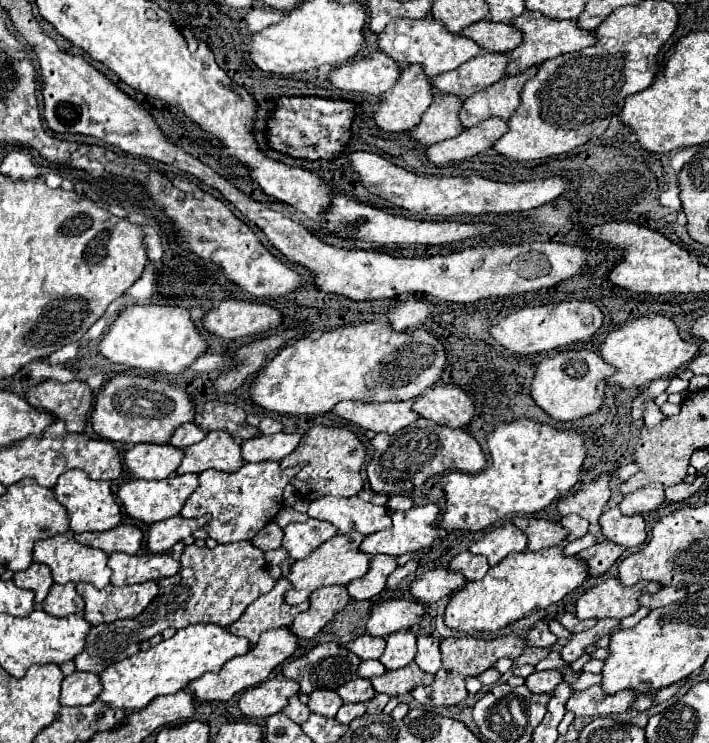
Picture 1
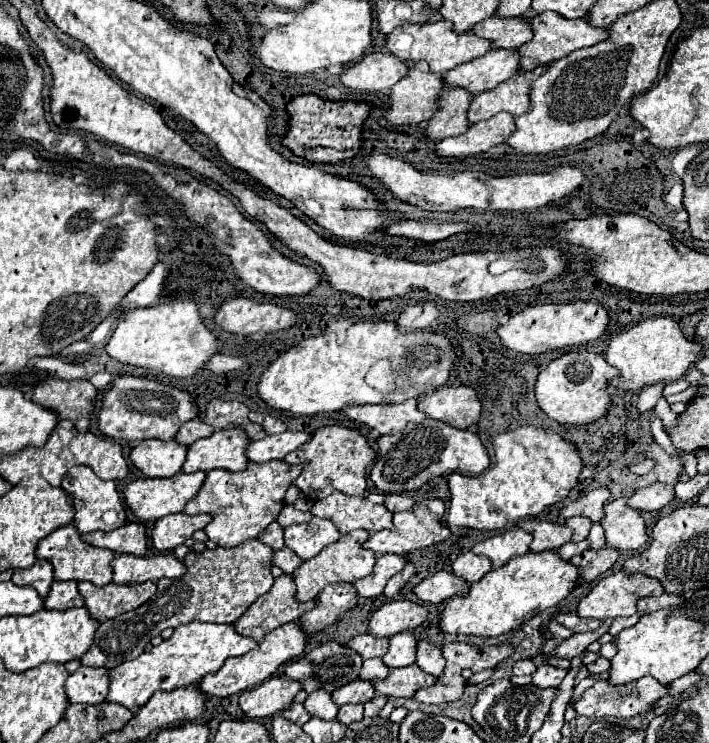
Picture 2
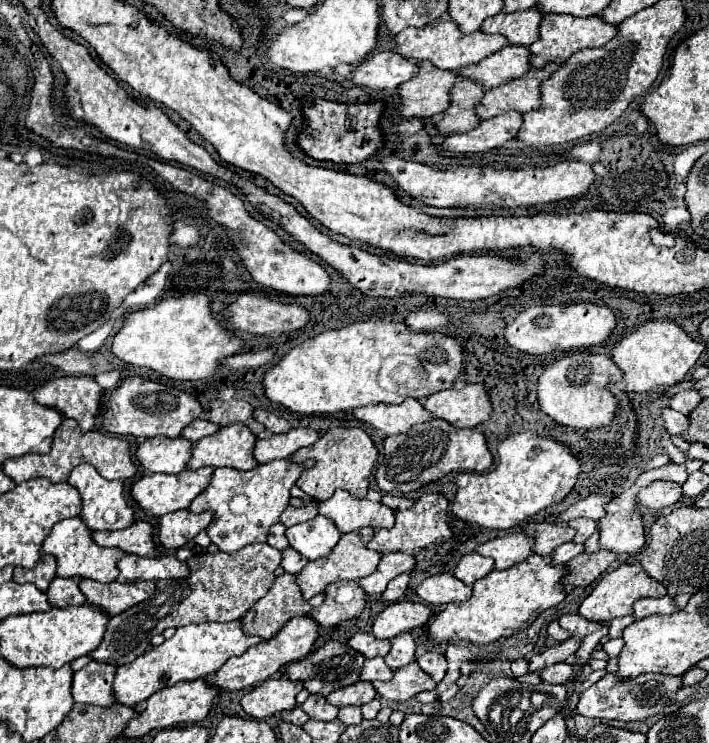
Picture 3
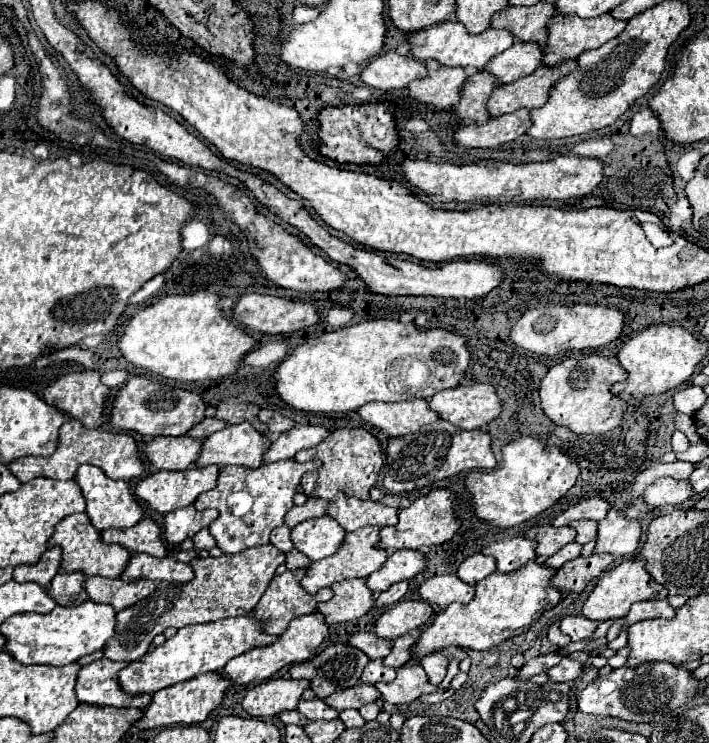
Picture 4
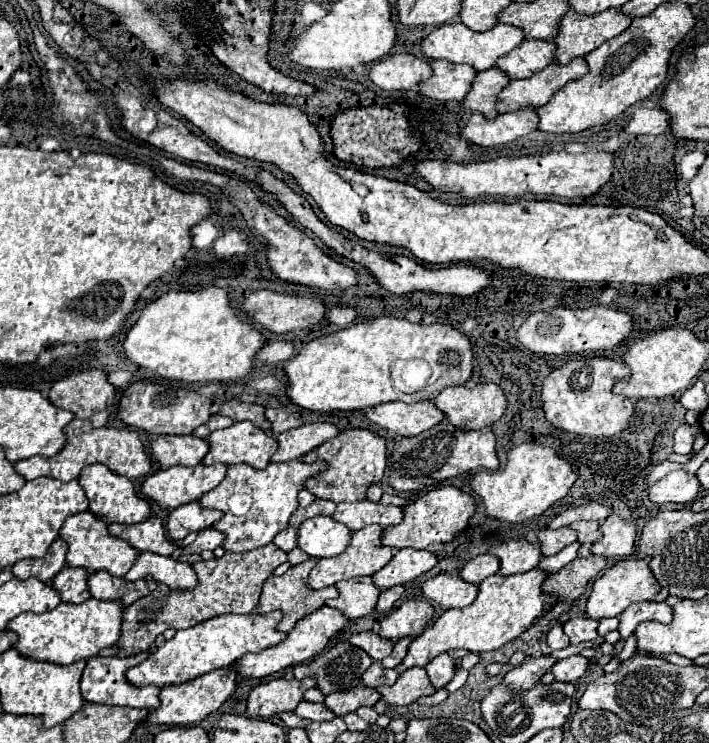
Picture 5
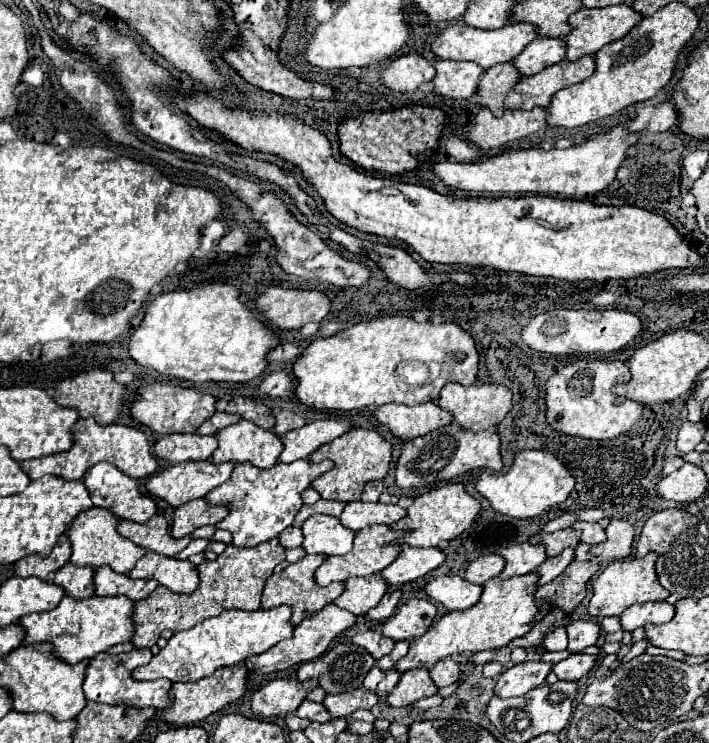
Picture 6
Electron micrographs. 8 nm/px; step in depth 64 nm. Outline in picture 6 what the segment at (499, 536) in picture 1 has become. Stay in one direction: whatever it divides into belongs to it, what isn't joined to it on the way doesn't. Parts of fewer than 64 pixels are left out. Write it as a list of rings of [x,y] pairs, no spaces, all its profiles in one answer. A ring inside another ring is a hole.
[[[528,542],[510,544],[506,548],[500,548],[498,554],[506,560],[506,566],[504,566],[504,572],[500,572],[500,578],[528,574],[536,570],[542,564],[542,560],[546,558],[542,544],[528,544]]]

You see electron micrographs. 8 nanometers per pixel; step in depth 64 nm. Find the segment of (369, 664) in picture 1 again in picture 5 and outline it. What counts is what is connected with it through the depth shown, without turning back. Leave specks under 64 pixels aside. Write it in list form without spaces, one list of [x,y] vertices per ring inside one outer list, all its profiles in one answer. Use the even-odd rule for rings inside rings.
[[[372,662],[370,668],[362,676],[362,682],[370,688],[378,688],[382,684],[386,684],[386,686],[394,684],[396,678],[398,678],[398,670],[388,670],[380,662]]]

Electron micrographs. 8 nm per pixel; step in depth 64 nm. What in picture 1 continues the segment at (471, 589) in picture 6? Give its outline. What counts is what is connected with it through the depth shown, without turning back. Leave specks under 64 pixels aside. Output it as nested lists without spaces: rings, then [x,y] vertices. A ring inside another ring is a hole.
[[[436,568],[436,570],[428,570],[422,576],[414,578],[410,584],[410,594],[418,602],[438,602],[440,598],[456,592],[464,584],[466,580],[464,576],[460,576],[460,572]]]

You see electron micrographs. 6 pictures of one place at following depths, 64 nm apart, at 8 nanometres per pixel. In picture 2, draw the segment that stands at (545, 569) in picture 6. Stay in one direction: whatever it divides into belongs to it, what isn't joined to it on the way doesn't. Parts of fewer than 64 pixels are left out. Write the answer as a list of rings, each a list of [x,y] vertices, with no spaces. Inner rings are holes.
[[[582,540],[582,542],[578,542],[578,544],[568,542],[568,544],[564,544],[564,546],[558,550],[558,554],[560,554],[562,560],[570,560],[572,556],[580,554],[580,552],[586,550],[586,548],[590,548],[590,542],[588,542],[588,540]]]

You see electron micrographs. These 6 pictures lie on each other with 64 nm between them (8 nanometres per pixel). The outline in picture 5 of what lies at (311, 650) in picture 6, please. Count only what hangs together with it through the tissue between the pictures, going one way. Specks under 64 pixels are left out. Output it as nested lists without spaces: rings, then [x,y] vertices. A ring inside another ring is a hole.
[[[322,606],[318,608],[316,612],[308,614],[306,618],[298,620],[294,624],[294,628],[288,632],[288,636],[272,646],[272,648],[266,648],[262,652],[252,652],[252,654],[246,654],[242,656],[240,660],[236,660],[236,664],[232,664],[232,668],[236,670],[236,674],[240,678],[266,678],[278,670],[284,670],[288,666],[296,666],[296,664],[302,664],[302,662],[308,662],[310,658],[314,658],[318,652],[324,650],[324,646],[328,644],[328,640],[348,622],[348,618],[340,616],[338,610],[334,608],[328,608],[328,606]]]

